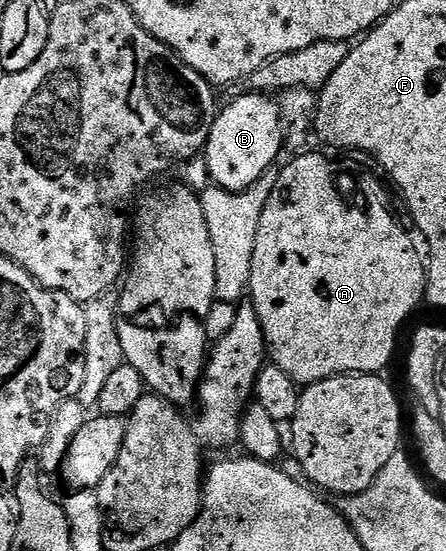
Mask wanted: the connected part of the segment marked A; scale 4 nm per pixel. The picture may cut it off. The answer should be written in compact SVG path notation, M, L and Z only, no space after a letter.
M310 152L307 156L301 155L295 155L291 164L279 171L276 186L268 198L268 206L264 206L264 214L260 214L260 230L256 230L256 254L252 254L248 296L262 323L269 359L300 386L315 384L333 376L381 373L381 368L388 367L390 359L394 356L394 343L398 340L398 331L401 330L402 323L413 314L418 303L423 303L426 295L427 265L424 263L423 253L422 256L418 253L413 235L409 231L398 232L398 228L394 228L394 224L399 220L397 215L386 216L382 208L358 212L358 208L346 208L346 204L338 200L338 192L334 192L334 180L330 180L330 168L326 168L331 159L329 155L318 152Z

